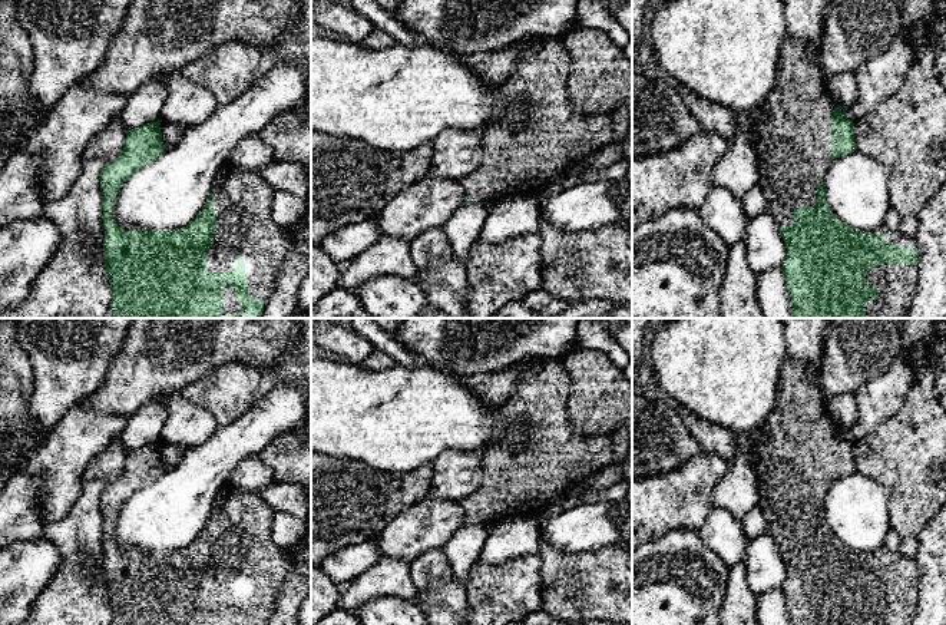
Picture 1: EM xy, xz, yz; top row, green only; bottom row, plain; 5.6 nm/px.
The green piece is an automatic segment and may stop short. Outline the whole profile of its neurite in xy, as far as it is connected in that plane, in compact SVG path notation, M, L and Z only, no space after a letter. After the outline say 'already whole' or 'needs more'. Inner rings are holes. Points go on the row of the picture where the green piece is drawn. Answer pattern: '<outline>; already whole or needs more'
M161 122L126 130L123 151L105 165L100 175L103 255L112 288L106 318L261 318L264 304L277 290L291 234L274 222L275 189L259 173L226 162L215 178L206 205L186 226L123 231L113 222L112 208L123 182L166 151Z; needs more

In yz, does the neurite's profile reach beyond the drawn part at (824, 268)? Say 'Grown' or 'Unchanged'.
Grown

